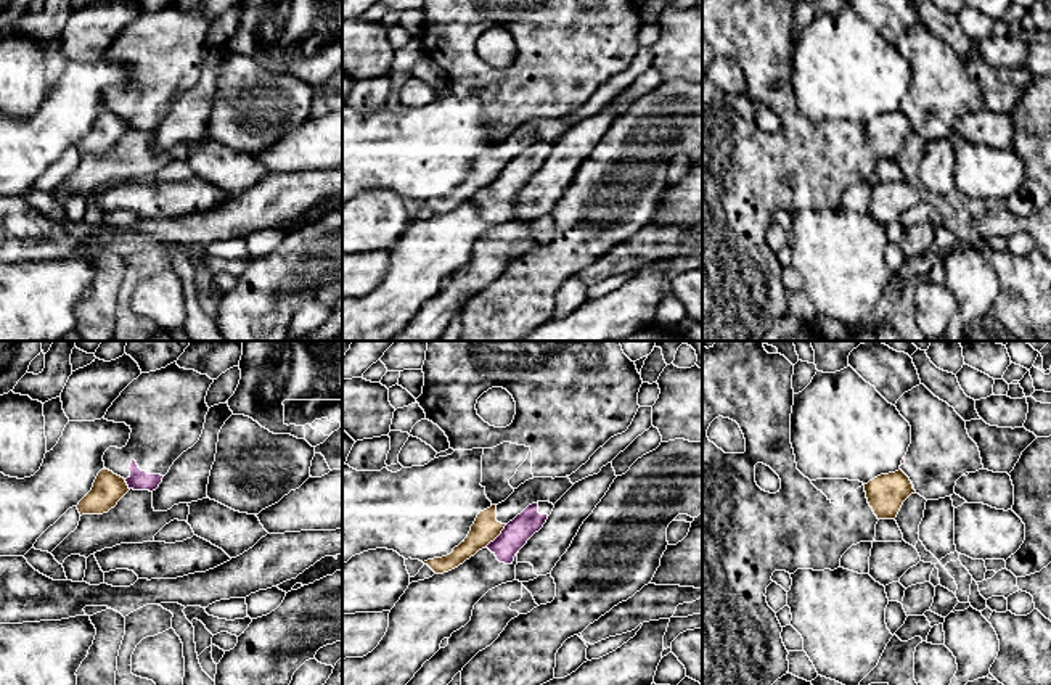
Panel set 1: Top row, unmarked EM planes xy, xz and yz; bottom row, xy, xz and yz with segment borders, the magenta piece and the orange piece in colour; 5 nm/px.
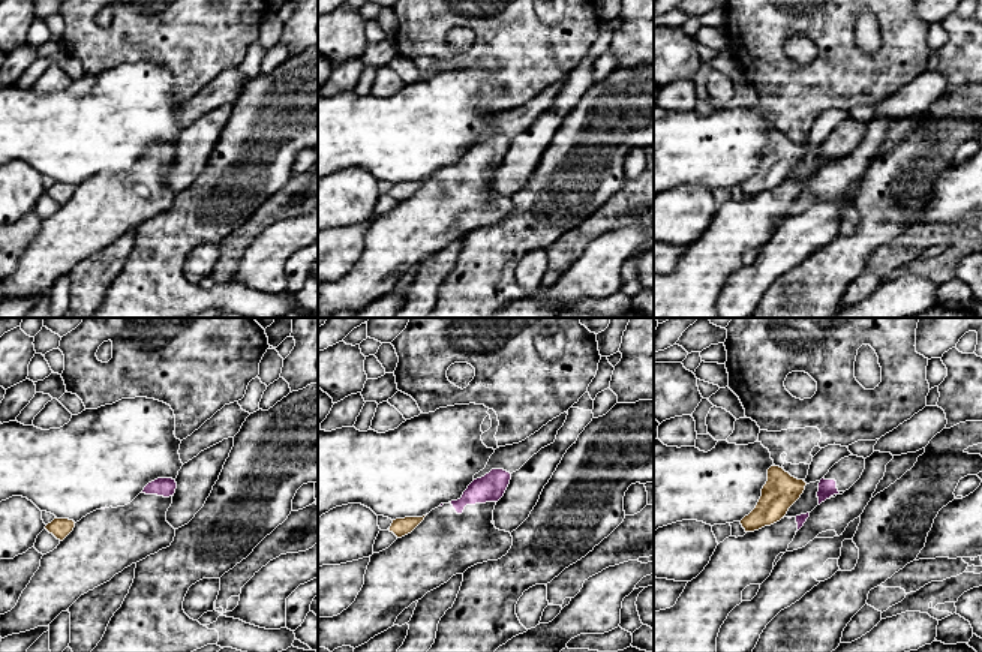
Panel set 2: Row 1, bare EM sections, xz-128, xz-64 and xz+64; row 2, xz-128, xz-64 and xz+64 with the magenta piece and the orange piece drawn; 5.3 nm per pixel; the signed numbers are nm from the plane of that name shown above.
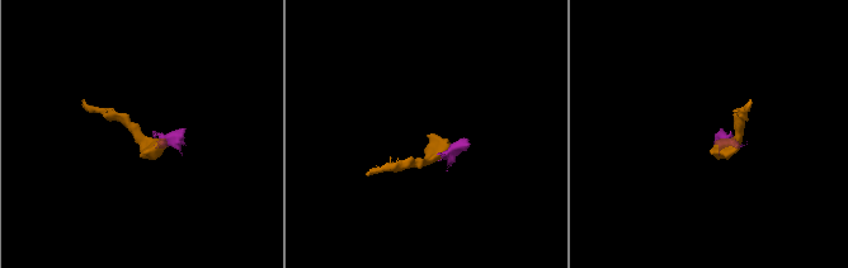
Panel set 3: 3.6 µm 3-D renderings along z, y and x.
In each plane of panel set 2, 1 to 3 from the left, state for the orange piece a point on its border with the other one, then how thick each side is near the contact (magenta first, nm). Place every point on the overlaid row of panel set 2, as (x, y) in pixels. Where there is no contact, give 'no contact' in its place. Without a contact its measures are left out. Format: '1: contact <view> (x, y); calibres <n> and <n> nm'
1: no contact
2: no contact
3: no contact

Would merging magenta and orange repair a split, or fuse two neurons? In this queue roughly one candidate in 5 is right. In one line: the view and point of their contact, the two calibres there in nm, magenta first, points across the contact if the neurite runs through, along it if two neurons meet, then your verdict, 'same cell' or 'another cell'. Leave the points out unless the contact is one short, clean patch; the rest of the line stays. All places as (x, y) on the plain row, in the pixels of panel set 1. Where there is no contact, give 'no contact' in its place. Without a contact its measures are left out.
contact xz (497, 177); calibres 140 and 140 nm; border xz (507, 164), (484, 187); another cell

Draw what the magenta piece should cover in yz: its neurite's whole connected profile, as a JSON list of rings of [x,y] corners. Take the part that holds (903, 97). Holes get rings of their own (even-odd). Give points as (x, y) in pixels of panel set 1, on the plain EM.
[[[924,24],[905,32],[895,47],[911,66],[911,84],[900,109],[916,133],[926,140],[950,137],[963,114],[984,109],[966,61]]]

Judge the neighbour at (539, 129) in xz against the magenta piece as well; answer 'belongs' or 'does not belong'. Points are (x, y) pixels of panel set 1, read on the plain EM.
does not belong

